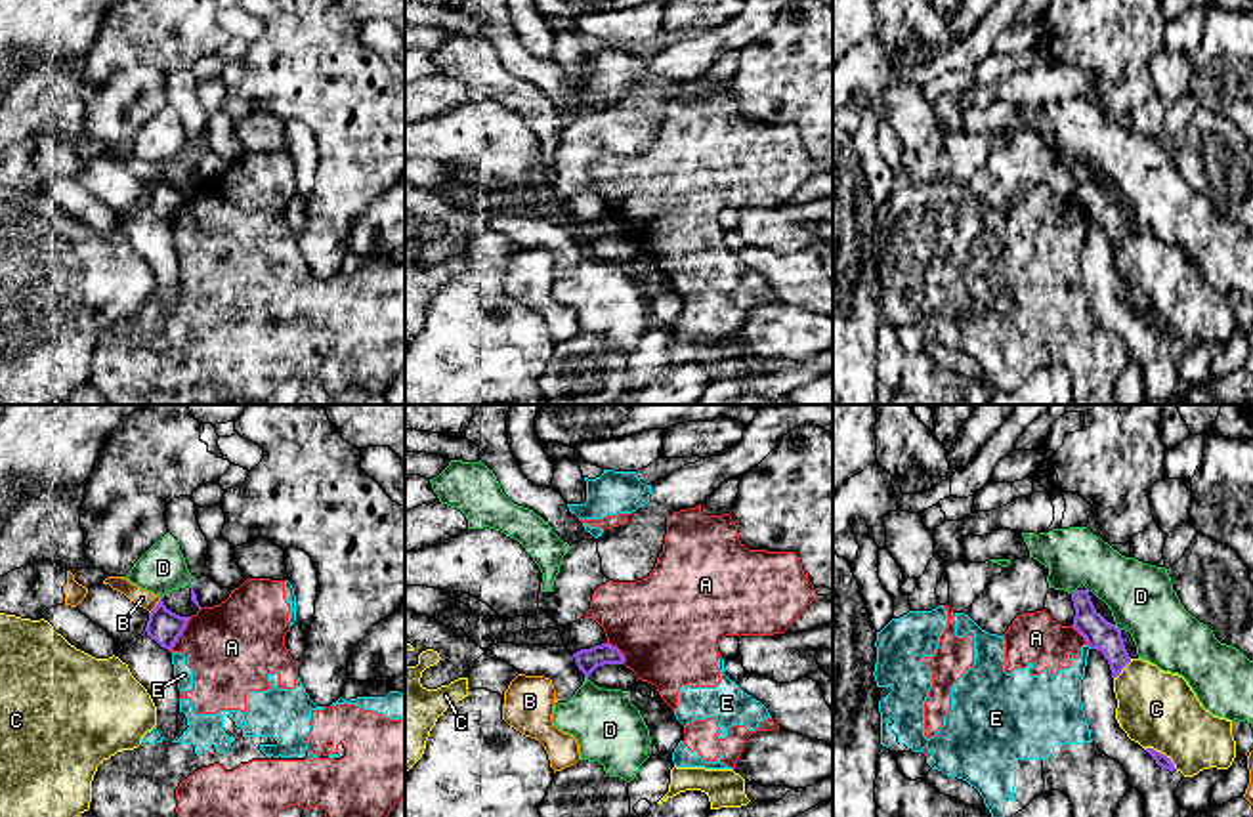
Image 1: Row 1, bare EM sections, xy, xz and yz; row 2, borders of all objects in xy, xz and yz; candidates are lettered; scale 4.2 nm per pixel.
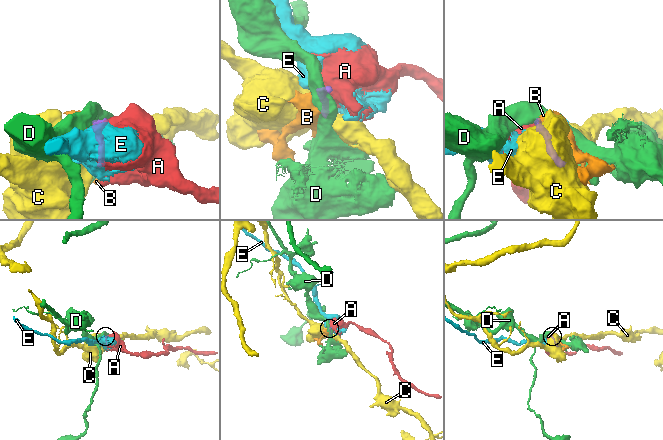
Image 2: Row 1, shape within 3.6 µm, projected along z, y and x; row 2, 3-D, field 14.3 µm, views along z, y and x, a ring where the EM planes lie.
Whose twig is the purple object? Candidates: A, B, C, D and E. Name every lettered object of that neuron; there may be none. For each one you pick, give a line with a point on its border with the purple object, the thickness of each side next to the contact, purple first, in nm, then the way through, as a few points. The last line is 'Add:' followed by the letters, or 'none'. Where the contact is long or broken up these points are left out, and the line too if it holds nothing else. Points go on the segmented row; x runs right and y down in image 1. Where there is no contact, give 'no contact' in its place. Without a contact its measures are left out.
B: meets purple in xy at (157, 606); 140 nm thick on the purple side, 70 nm on the other; runs through xy (165, 627), (157, 606), (142, 598)
Add: B

